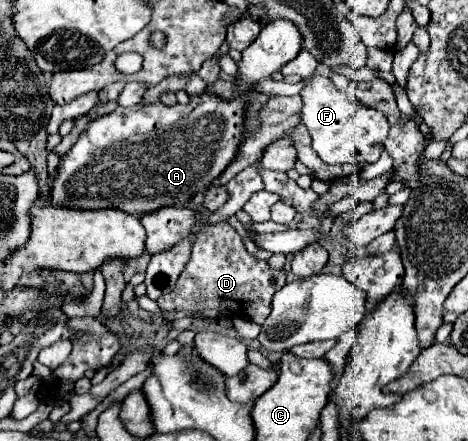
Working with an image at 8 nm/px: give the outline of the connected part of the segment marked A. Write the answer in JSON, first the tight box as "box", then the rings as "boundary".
{"box":[50,20,300,216],"boundary":[[[274,20],[270,24],[266,24],[260,32],[260,36],[242,52],[242,58],[238,60],[238,78],[236,78],[236,98],[222,98],[222,96],[216,96],[212,92],[202,92],[202,94],[196,94],[196,96],[190,96],[190,102],[188,104],[174,104],[174,106],[166,106],[162,104],[160,100],[154,102],[154,104],[138,104],[138,106],[132,106],[132,108],[118,108],[110,114],[104,114],[104,116],[98,116],[98,118],[92,118],[86,128],[82,130],[78,142],[62,156],[60,160],[60,166],[56,170],[56,176],[52,180],[52,186],[50,186],[50,202],[60,208],[74,208],[74,210],[106,210],[106,208],[118,208],[126,214],[132,214],[132,216],[144,216],[144,214],[150,214],[150,212],[156,212],[160,208],[166,208],[166,206],[176,206],[178,202],[186,204],[194,198],[196,192],[206,192],[208,186],[228,168],[228,164],[232,160],[236,160],[238,152],[240,152],[240,144],[244,142],[246,138],[246,112],[248,112],[248,104],[252,100],[252,92],[256,88],[256,84],[260,84],[262,80],[268,80],[274,72],[280,72],[290,60],[294,60],[300,52],[300,32],[296,26],[292,26],[292,22],[288,20]]]}

